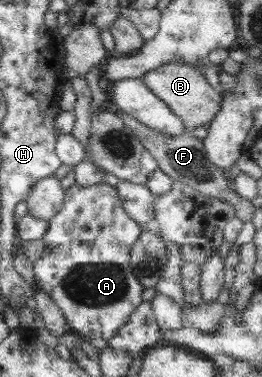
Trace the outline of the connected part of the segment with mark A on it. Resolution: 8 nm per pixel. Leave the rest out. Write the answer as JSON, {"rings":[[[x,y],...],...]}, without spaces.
{"rings":[[[78,183],[63,190],[60,210],[48,221],[48,230],[40,258],[32,261],[37,282],[36,289],[45,292],[60,310],[72,334],[83,338],[108,340],[126,322],[130,313],[140,304],[143,286],[130,271],[129,252],[138,239],[142,227],[132,220],[118,201],[114,187],[106,183],[80,186]]]}

